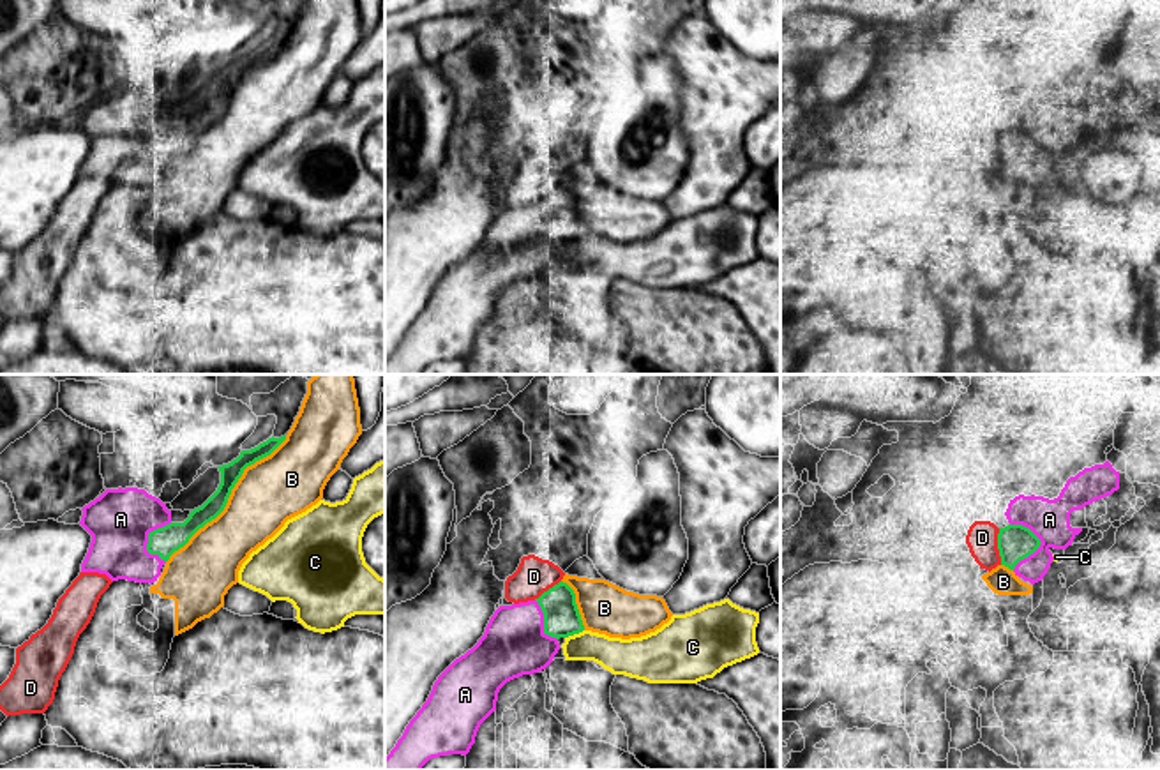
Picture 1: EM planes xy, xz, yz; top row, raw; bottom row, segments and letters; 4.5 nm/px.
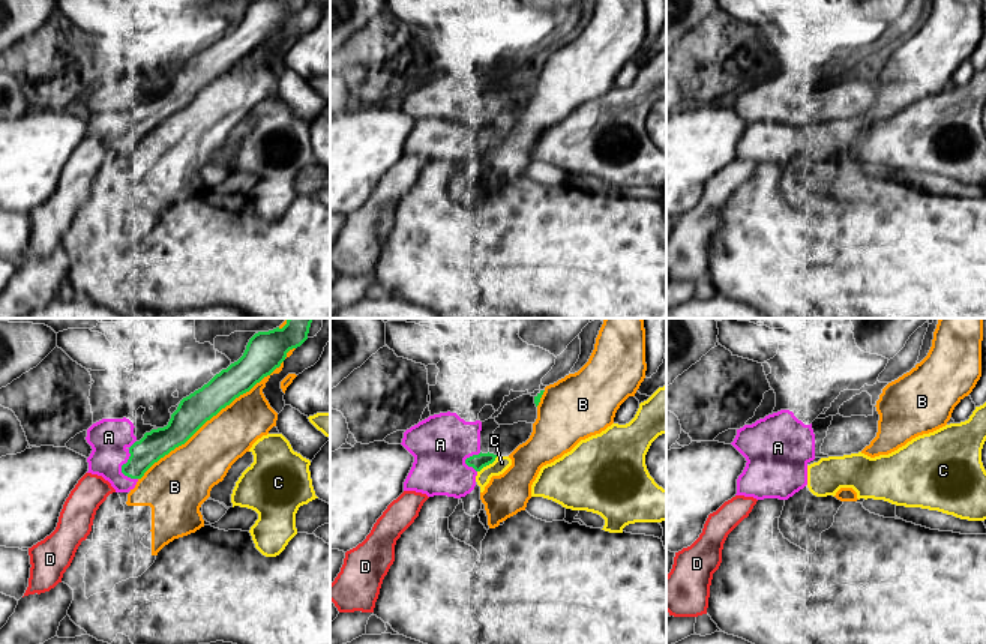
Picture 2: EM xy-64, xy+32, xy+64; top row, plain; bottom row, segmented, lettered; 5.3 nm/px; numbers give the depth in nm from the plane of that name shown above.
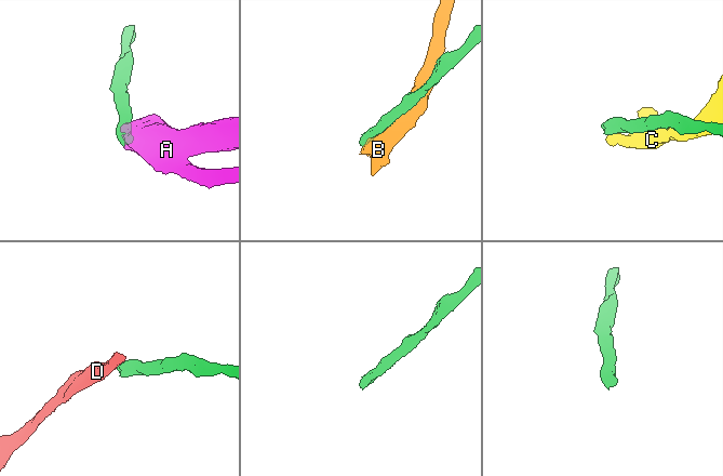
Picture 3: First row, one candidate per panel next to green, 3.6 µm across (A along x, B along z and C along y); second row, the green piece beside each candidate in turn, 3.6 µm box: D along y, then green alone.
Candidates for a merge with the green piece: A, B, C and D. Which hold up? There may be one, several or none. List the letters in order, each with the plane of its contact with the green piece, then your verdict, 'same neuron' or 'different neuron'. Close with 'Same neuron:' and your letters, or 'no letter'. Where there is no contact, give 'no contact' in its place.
A: contact in yz; different neuron
B: contact in xy; different neuron
C: contact in xz; different neuron
D: contact in yz; same neuron
Same neuron: D

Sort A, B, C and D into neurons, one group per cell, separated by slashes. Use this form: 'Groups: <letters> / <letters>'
Groups: A C / B / D

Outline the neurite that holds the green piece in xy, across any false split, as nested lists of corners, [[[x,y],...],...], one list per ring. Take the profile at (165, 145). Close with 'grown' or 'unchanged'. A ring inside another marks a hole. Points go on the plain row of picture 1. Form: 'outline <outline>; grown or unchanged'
outline [[[286,39],[281,42],[272,41],[251,55],[242,55],[240,60],[231,67],[217,71],[221,76],[221,88],[217,95],[201,111],[191,115],[184,127],[169,127],[150,136],[147,155],[168,166],[169,161],[184,152],[200,132],[203,132],[224,115],[231,94],[242,81],[244,74],[270,60],[284,44]]]; unchanged

